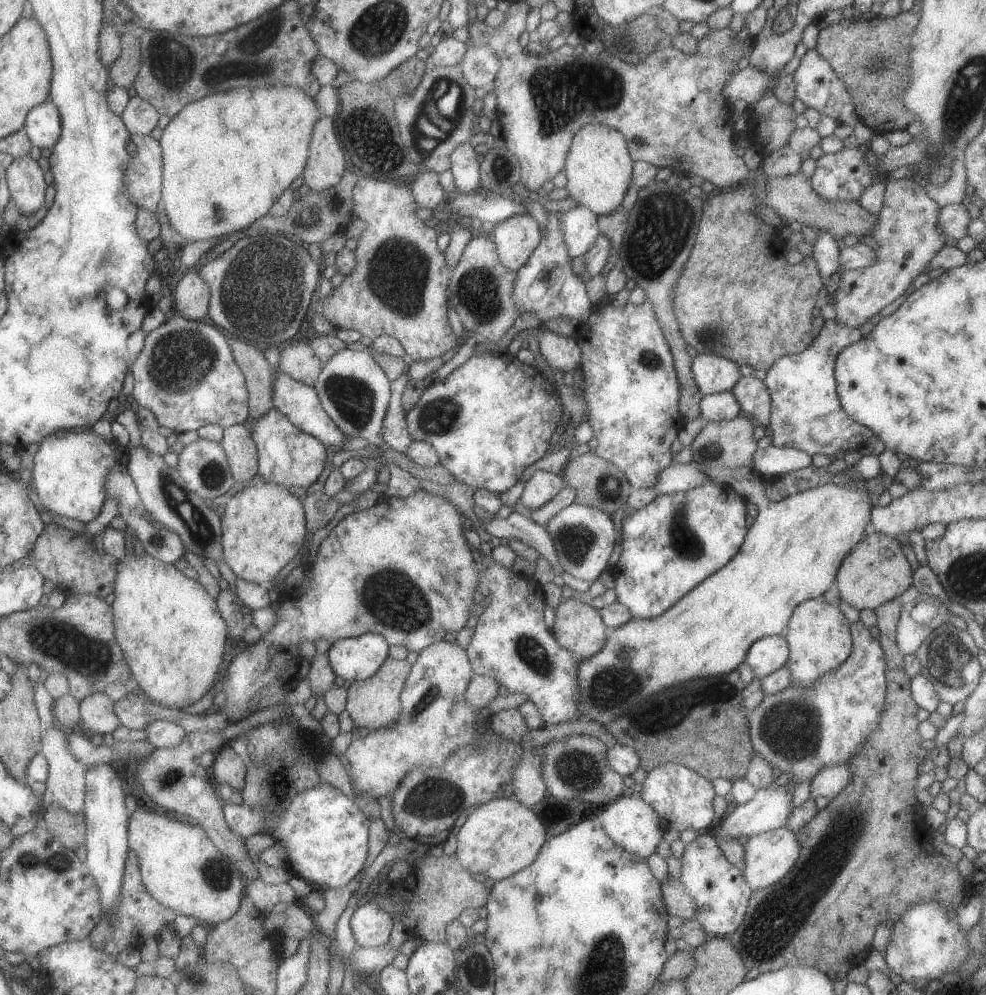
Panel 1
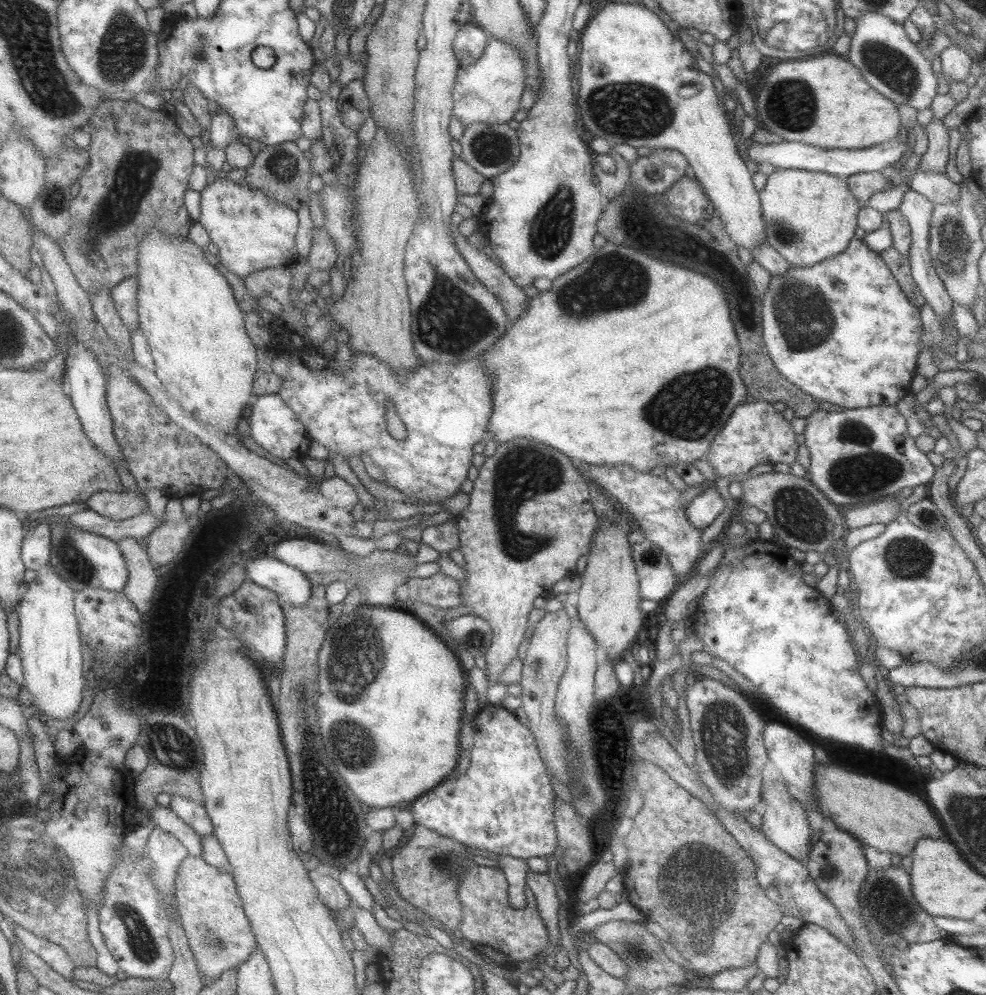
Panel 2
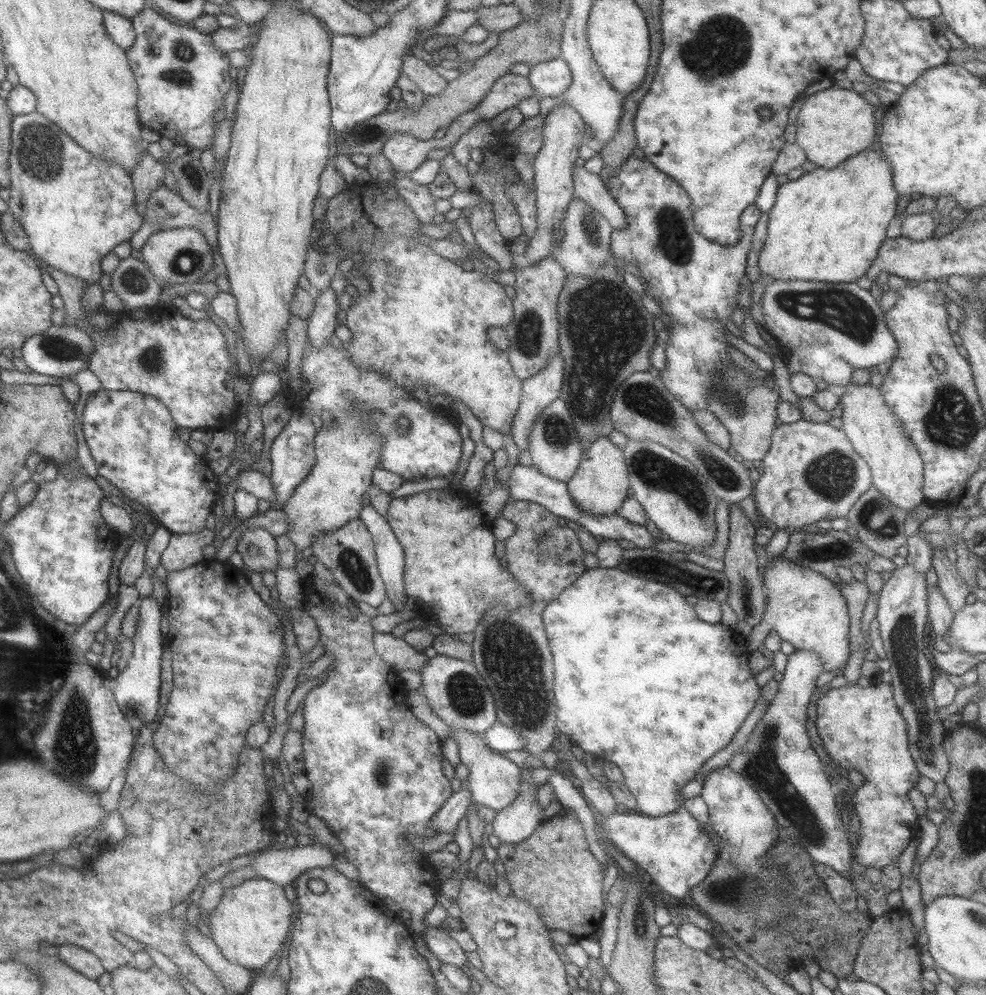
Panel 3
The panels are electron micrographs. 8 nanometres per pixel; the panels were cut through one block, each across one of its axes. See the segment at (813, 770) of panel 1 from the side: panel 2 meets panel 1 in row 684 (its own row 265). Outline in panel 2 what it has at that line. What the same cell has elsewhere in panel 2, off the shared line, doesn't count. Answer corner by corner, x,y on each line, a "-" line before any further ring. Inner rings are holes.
851,239
847,248
842,250
840,255
821,260
814,266
789,265
785,274
771,276
764,294
760,296
760,307
763,343
768,350
768,355
774,367
791,384
810,394
813,398
837,404
840,407
843,406
844,409
852,409
875,405
894,405
897,404
897,400
901,400
903,396
909,394
910,382
916,373
915,362
917,362
917,355
922,347
922,323
919,320
919,308
913,306
913,303
903,294
898,282
887,269
880,254
869,250
862,240

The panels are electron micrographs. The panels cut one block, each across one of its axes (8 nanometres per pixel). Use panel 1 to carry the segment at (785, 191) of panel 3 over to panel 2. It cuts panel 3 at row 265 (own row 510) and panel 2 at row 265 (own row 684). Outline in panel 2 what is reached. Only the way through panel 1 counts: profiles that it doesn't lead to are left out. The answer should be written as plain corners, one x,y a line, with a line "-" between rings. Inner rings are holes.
605,243
595,248
592,255
575,269
553,278
548,290
539,291
528,301
528,307
512,322
513,324
508,325
506,332
480,355
480,364
484,372
490,376
492,384
491,414
486,431
491,432
497,445
516,438
530,438
539,444
563,452
575,463
584,462
590,465
623,463
629,466
629,470
661,476
666,466
674,469
676,466
680,467
682,463
695,464
700,460
707,452
712,438
727,422
733,409
744,400
746,388
738,373
739,341
729,318
724,292
715,282
711,282
701,274
695,274
679,266
671,266
669,262
655,260
647,254
643,256
641,252
625,246

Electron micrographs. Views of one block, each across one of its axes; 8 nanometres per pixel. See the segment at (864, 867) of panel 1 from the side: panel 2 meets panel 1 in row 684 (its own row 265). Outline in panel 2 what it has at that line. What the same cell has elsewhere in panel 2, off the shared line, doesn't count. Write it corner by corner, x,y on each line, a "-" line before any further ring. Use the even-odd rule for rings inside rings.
893,247
883,250
880,256
891,275
898,282
903,294
913,303
913,306
921,308
925,300
911,277
908,258
903,258

